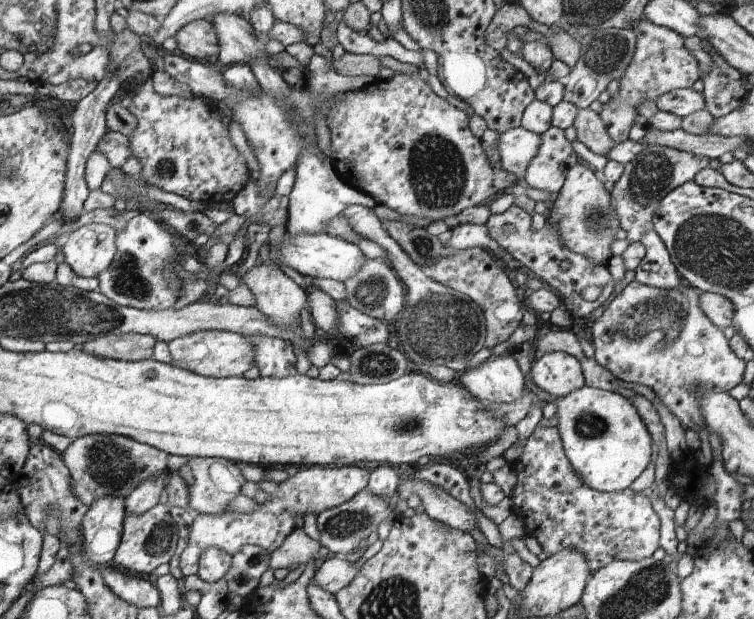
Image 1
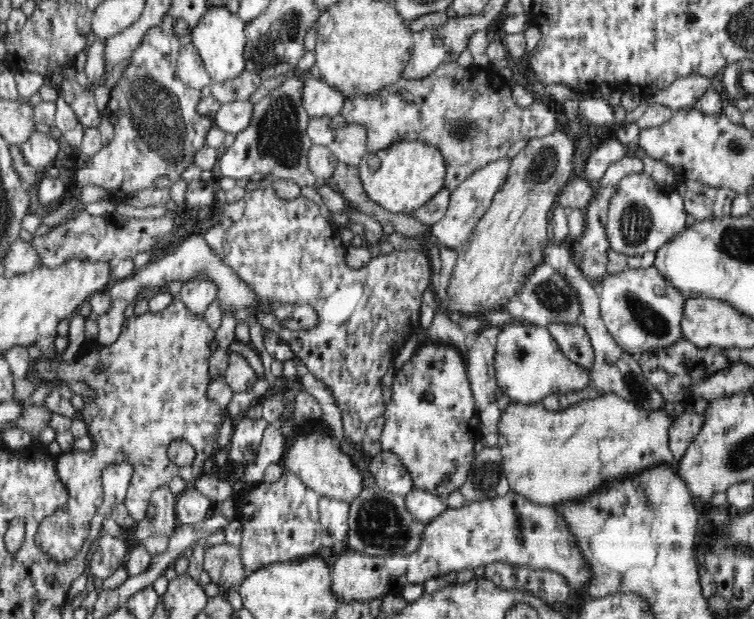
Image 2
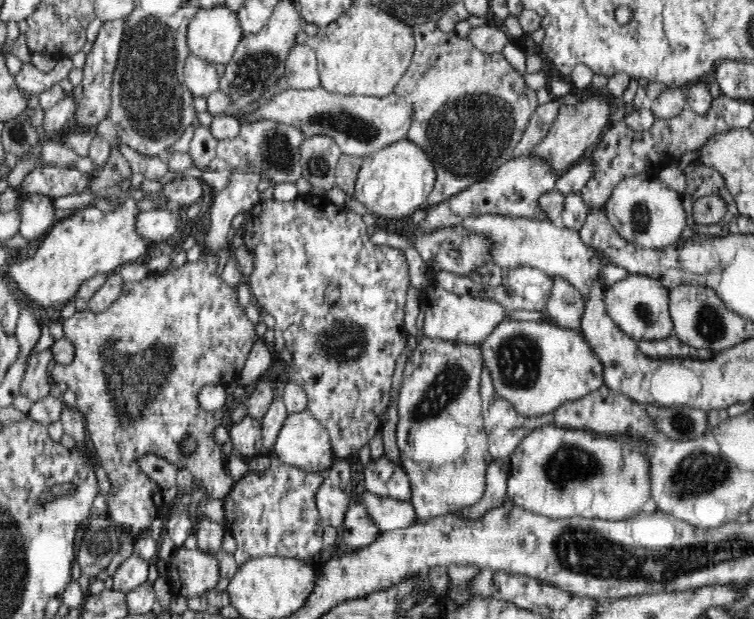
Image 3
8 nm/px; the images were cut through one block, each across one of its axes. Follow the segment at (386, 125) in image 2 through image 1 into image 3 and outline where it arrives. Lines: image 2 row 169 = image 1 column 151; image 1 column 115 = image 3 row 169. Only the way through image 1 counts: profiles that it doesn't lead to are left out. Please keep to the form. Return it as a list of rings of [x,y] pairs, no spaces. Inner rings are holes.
[[[432,21],[422,25],[417,25],[413,28],[413,34],[415,37],[415,49],[413,57],[405,75],[400,79],[397,87],[394,88],[393,93],[397,96],[402,96],[405,100],[408,100],[414,109],[413,126],[410,127],[409,134],[406,139],[414,141],[424,152],[429,156],[430,162],[434,165],[436,180],[432,192],[427,198],[427,203],[432,205],[444,203],[445,200],[452,198],[459,192],[465,191],[466,188],[472,186],[473,183],[482,181],[485,177],[490,176],[494,169],[497,169],[503,162],[510,160],[510,154],[514,152],[514,148],[524,134],[525,128],[528,126],[531,114],[536,110],[538,105],[537,92],[532,88],[529,88],[524,81],[524,75],[514,70],[514,66],[506,60],[502,53],[485,53],[481,49],[474,46],[469,38],[460,38],[454,32],[444,33],[439,27]]]

